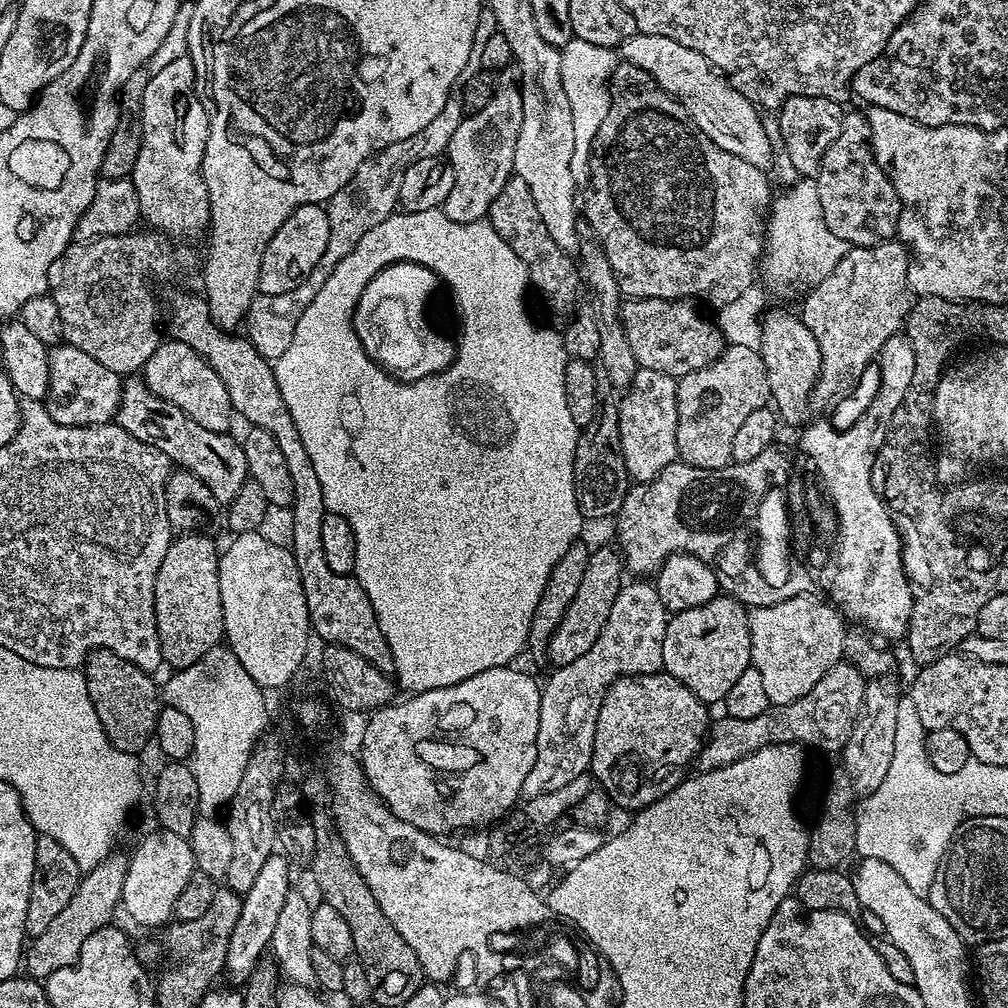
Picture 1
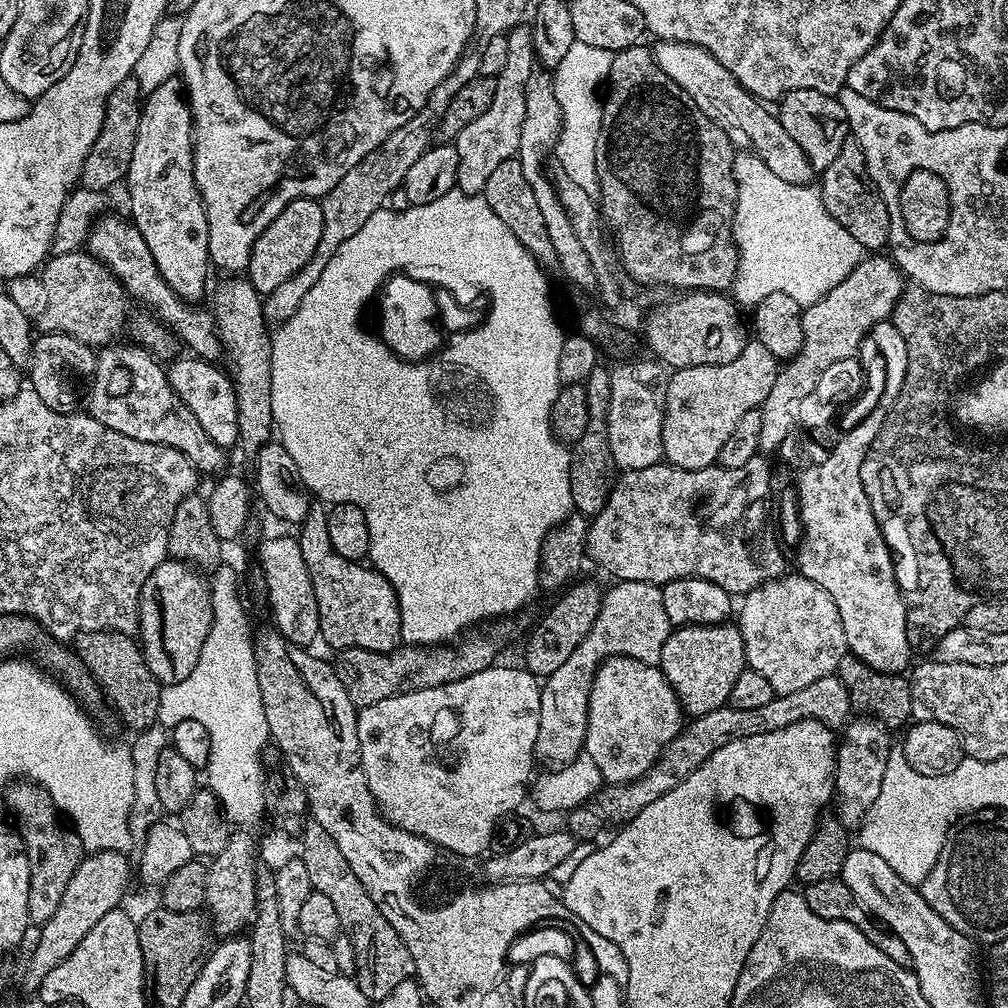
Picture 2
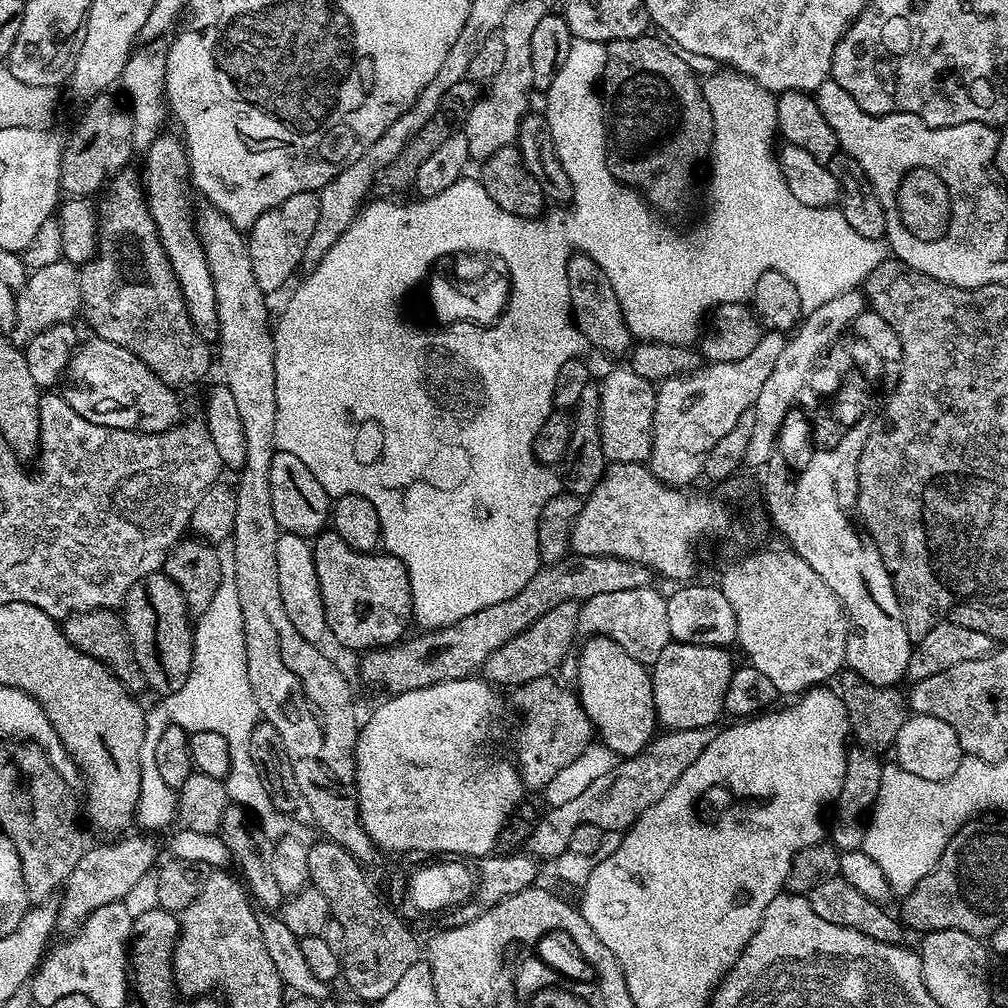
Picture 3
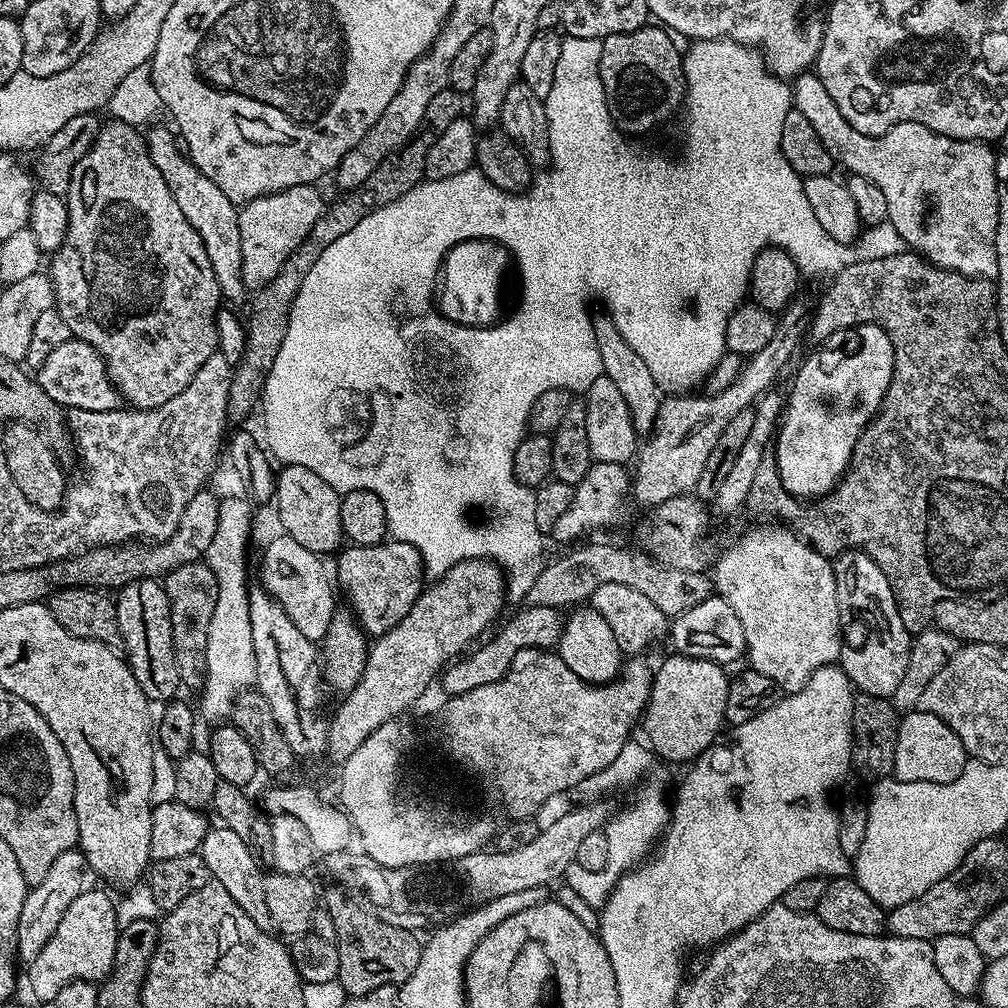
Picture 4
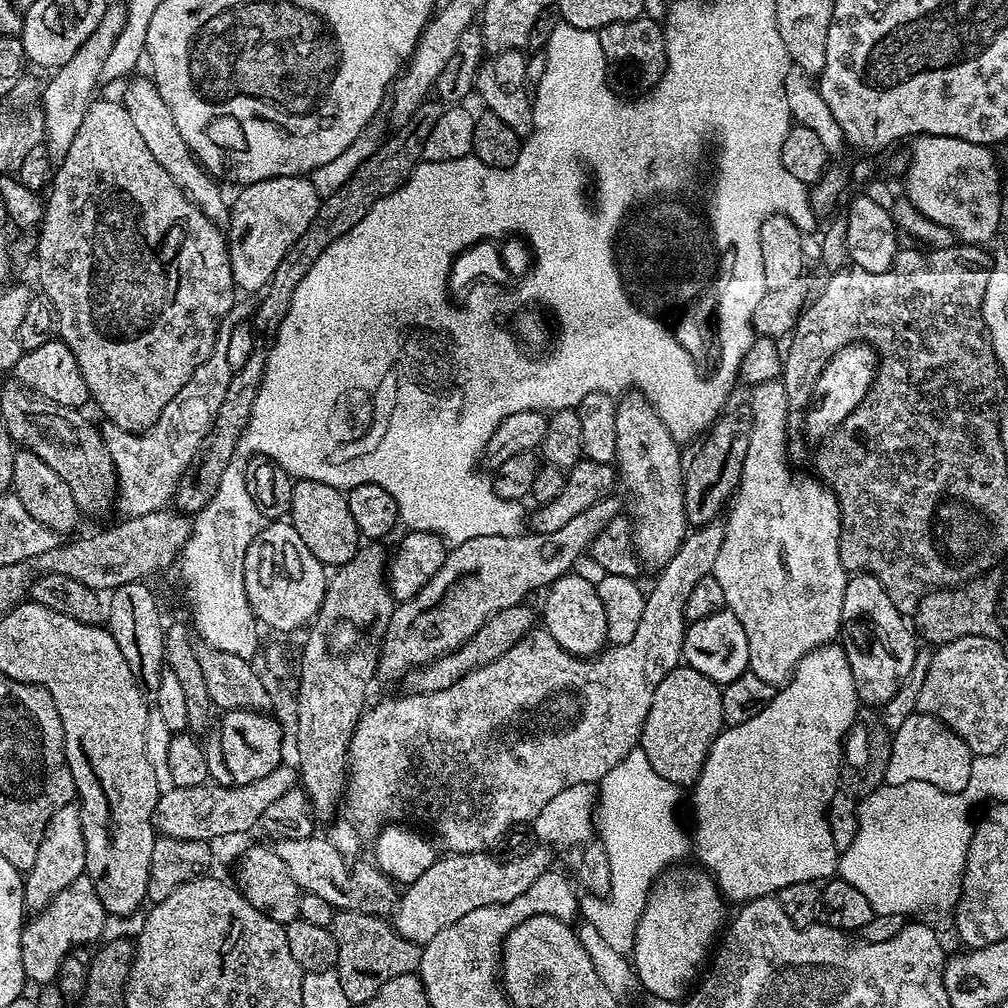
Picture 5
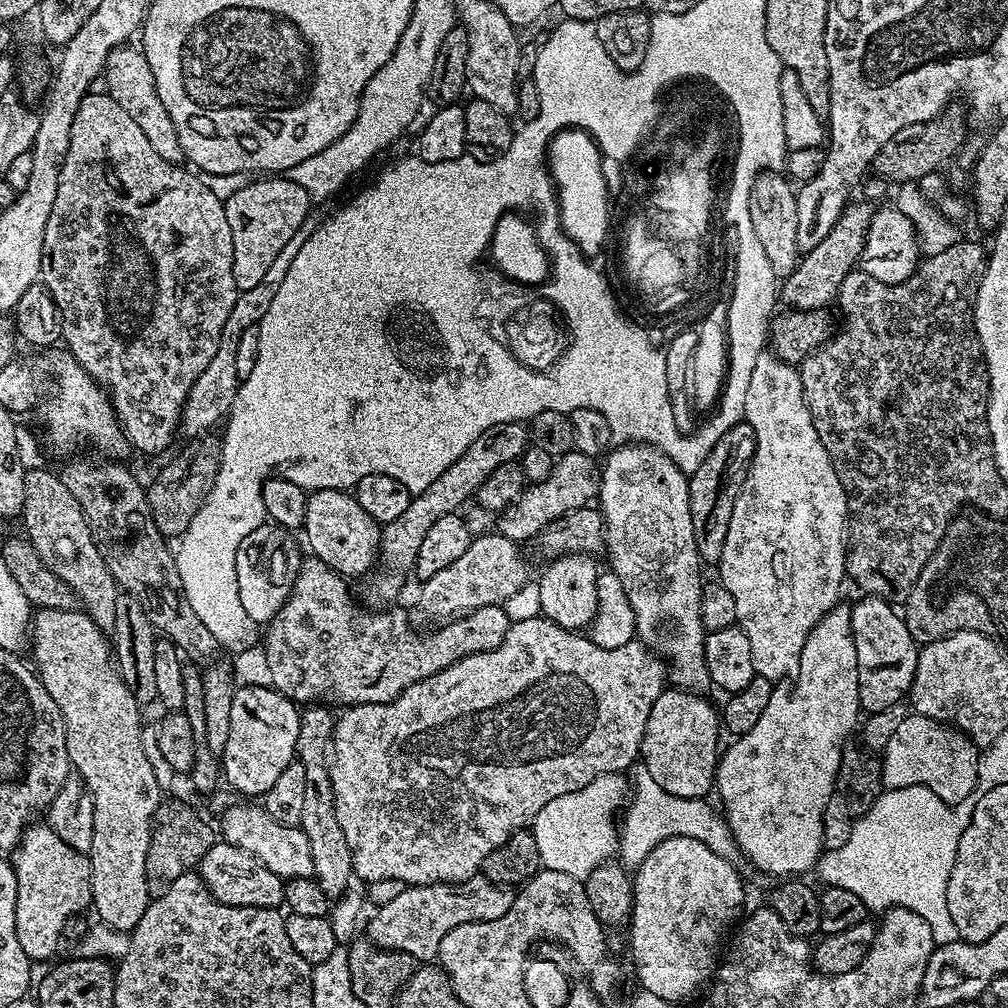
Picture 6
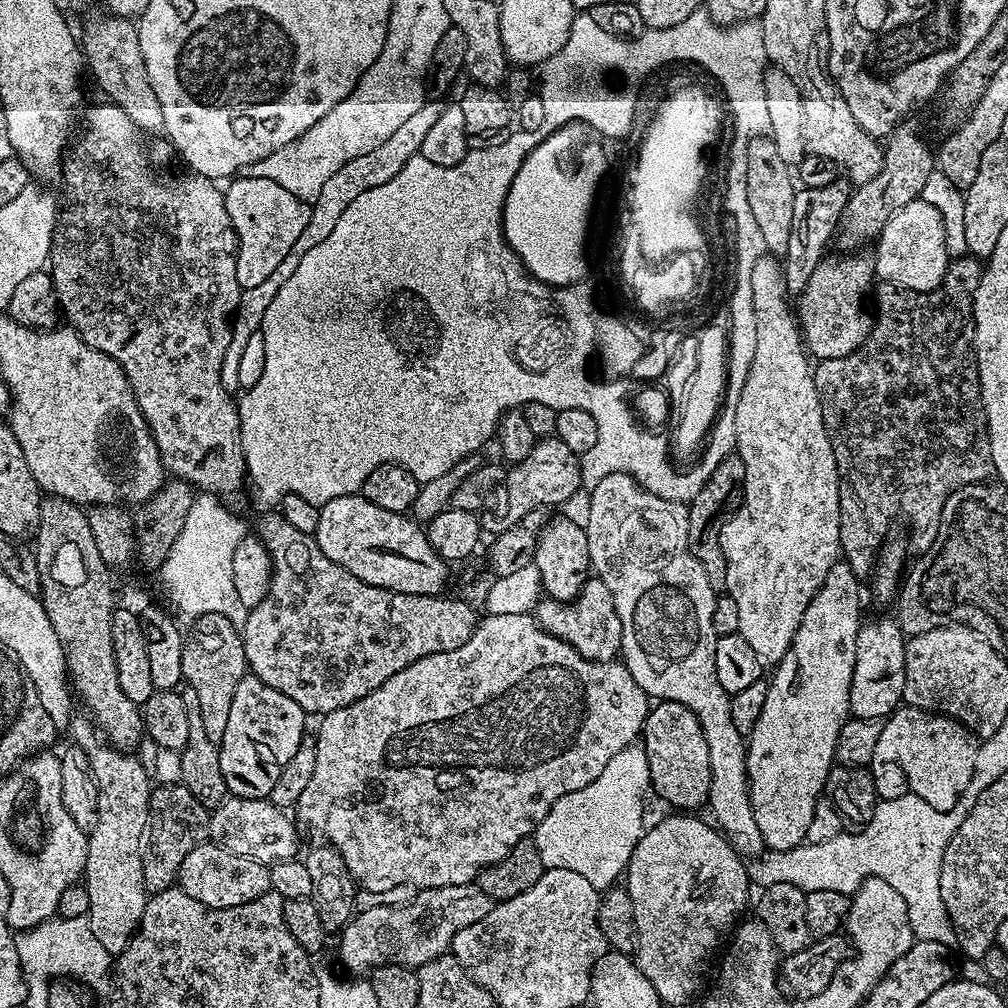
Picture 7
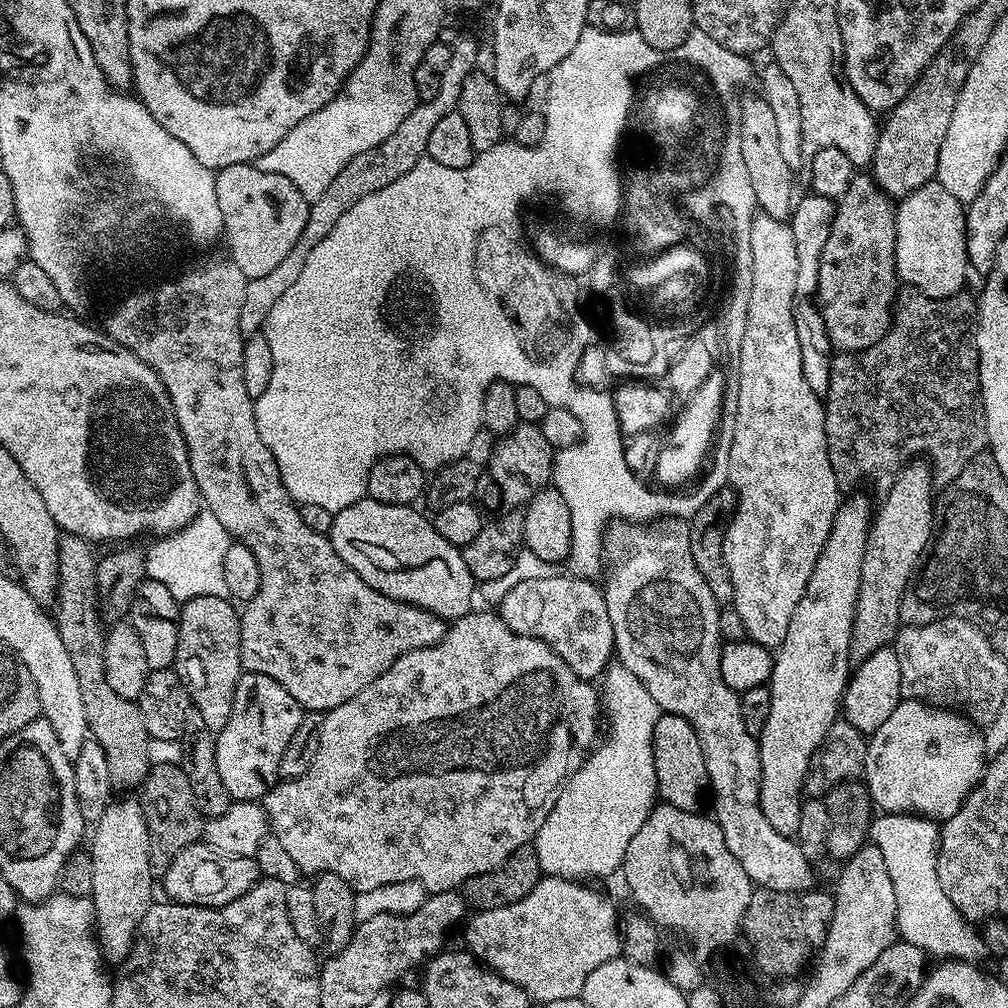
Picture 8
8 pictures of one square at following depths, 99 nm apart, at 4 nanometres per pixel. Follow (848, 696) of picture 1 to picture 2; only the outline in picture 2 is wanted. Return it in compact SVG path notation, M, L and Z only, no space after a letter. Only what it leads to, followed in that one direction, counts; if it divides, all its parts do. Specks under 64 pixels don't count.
M835 674L818 678L818 682L810 682L810 686L802 686L802 690L794 690L794 694L776 695L770 702L766 702L766 706L758 706L758 710L738 710L727 706L710 710L710 714L697 716L691 723L681 728L680 733L664 747L654 766L646 774L642 774L642 778L629 784L605 787L599 793L601 796L598 807L611 823L613 820L616 826L623 825L642 810L646 810L650 802L662 798L662 794L674 790L674 786L690 778L690 774L694 774L694 770L698 770L698 766L702 766L702 762L706 762L706 758L710 758L714 750L726 746L726 742L738 738L750 738L750 734L766 734L774 730L782 730L799 720L817 720L833 730L840 730L849 723L853 712L852 703L846 694L846 686L842 686L840 677Z

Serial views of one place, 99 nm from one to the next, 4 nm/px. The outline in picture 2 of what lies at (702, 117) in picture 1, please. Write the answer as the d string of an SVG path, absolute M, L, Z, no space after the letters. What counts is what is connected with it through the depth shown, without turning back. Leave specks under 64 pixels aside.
M660 40L657 45L652 48L652 56L658 66L662 66L662 74L678 82L678 86L682 86L682 90L690 94L698 110L702 110L706 118L710 118L724 131L733 146L762 158L762 162L766 162L766 166L770 166L770 171L778 174L782 182L811 185L808 183L812 176L814 180L814 169L806 154L802 154L798 142L794 142L794 138L786 134L786 126L782 126L779 115L774 114L773 109L771 112L767 103L750 95L738 82L738 78L734 78L734 74L730 74L730 70L726 70L726 66L718 62L718 58L710 55L705 48L677 40Z

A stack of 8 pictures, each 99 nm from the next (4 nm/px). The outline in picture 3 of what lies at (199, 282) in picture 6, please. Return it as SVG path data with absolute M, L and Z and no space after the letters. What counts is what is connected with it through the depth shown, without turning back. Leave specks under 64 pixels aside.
M131 170L119 172L117 176L113 176L103 189L102 195L98 200L98 219L96 222L96 255L91 260L85 261L79 269L80 274L80 312L84 320L89 324L91 335L101 336L106 342L118 342L118 346L126 346L126 350L130 350L134 354L138 354L138 358L150 366L150 370L154 370L154 374L158 374L158 378L162 378L164 384L169 384L171 388L183 390L187 384L196 384L208 372L208 367L213 367L214 352L210 349L209 341L203 340L194 330L194 326L190 322L190 314L186 310L186 302L182 298L182 290L178 278L174 278L174 270L170 266L170 262L166 258L166 250L162 246L162 242L158 238L158 230L154 226L154 218L150 218L150 210L148 209L148 197L144 195L144 186L139 175L136 176Z

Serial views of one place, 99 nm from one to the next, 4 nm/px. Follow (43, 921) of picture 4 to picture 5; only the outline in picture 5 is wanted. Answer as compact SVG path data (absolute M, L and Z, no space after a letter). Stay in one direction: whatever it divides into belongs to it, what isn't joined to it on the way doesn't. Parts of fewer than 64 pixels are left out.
M75 803L62 806L46 826L46 834L42 846L38 846L38 858L34 858L34 866L24 876L24 907L35 914L48 904L70 882L85 875L86 838L82 834L82 818L80 809Z

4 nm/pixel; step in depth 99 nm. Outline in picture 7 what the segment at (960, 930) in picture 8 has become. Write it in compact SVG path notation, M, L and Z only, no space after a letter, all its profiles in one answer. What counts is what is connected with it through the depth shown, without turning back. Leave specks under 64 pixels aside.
M914 795L880 800L867 824L859 830L845 830L838 838L821 844L803 843L785 852L765 851L759 858L747 861L748 879L766 889L778 882L790 882L803 892L838 890L851 897L870 876L885 879L905 899L916 940L942 942L952 946L956 935L942 902L940 863L950 838L964 821L965 809L957 806L950 812L939 812Z

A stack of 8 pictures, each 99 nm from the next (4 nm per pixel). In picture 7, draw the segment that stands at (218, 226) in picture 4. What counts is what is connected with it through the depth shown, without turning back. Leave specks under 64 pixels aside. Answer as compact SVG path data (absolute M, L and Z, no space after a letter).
M107 11L96 12L84 24L82 56L86 68L92 71L96 84L105 92L107 99L116 104L134 122L141 133L163 133L162 106L154 95L154 86L146 78L146 62L142 58L142 42L138 42L137 25L129 17L113 16Z

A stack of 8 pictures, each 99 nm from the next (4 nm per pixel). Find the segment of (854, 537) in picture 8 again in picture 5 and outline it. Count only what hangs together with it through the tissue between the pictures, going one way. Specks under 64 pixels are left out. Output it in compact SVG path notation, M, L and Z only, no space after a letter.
M833 642L831 644L824 644L820 648L814 649L810 654L806 654L798 662L796 671L793 672L791 680L787 684L783 685L777 691L776 697L770 702L770 706L766 706L766 710L762 710L762 714L757 714L754 718L750 718L750 722L742 722L738 726L733 728L725 727L721 731L720 736L715 742L710 746L708 751L708 757L706 762L702 766L702 774L696 780L694 787L691 789L692 792L692 808L696 811L696 836L694 832L694 856L696 856L700 861L698 861L699 867L703 871L709 873L713 880L716 881L718 887L720 887L720 894L724 897L725 901L732 902L732 900L740 900L739 902L747 902L749 900L757 900L759 896L772 896L773 894L779 894L783 888L786 886L794 886L794 882L824 882L829 878L835 877L838 872L838 853L836 847L834 846L834 834L830 834L830 822L828 821L828 807L830 802L834 798L834 794L841 787L840 783L840 766L844 759L844 741L848 735L848 731L851 730L853 724L856 723L858 719L858 697L856 694L856 687L854 686L854 674L852 673L852 662L849 653L843 652L839 648L839 643Z

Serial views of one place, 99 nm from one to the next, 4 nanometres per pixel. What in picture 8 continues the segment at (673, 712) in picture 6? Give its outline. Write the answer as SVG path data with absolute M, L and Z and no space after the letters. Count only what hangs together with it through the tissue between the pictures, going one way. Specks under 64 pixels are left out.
M669 712L663 713L654 726L652 749L654 750L654 774L659 799L678 810L700 812L703 804L704 807L706 804L706 793L709 791L710 781L706 774L706 762L700 743L690 722L686 722L686 718Z

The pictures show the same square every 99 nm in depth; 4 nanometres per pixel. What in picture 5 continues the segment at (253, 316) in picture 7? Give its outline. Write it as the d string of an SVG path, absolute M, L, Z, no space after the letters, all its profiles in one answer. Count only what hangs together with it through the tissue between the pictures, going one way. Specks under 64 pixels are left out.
M237 302L232 305L232 309L218 326L210 358L206 358L206 362L202 362L202 366L198 366L198 370L190 374L190 382L186 382L186 386L182 386L178 394L174 394L174 398L166 402L154 426L150 426L145 432L127 432L111 422L103 425L104 445L116 467L118 508L124 511L125 517L145 516L169 507L182 474L190 466L198 446L202 446L202 438L206 438L210 426L214 426L214 417L218 415L222 398L226 398L226 390L230 387L234 371L226 354L226 349L230 346L230 334L234 326L245 323L253 312L251 303L248 305Z

